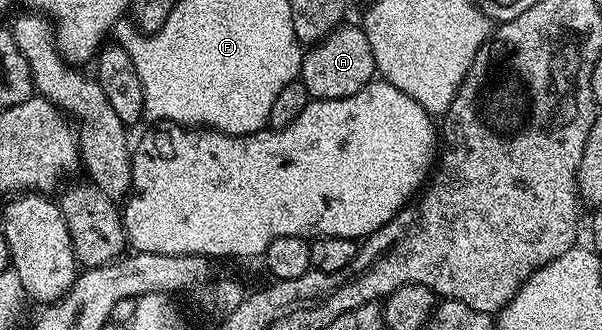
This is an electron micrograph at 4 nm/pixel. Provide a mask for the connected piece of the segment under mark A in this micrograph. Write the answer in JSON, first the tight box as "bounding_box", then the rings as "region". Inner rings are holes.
{"bounding_box":[298,23,376,101],"region":[[[344,23],[338,29],[333,30],[323,42],[304,52],[298,80],[303,82],[305,91],[309,91],[309,95],[314,100],[340,101],[349,95],[357,95],[357,91],[361,91],[361,87],[369,84],[376,73],[373,47],[369,47],[369,39],[365,35],[365,31],[358,24]]]}

